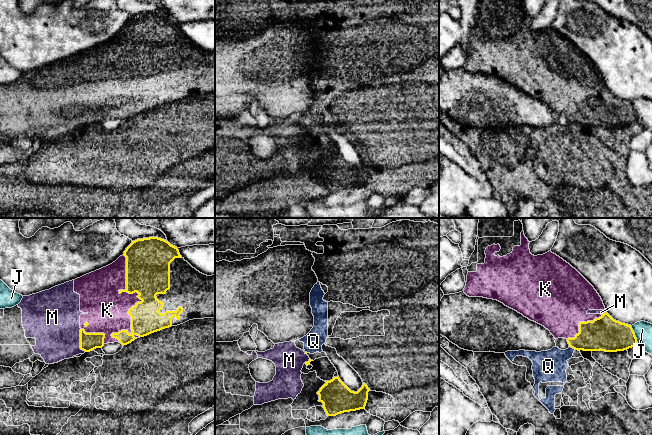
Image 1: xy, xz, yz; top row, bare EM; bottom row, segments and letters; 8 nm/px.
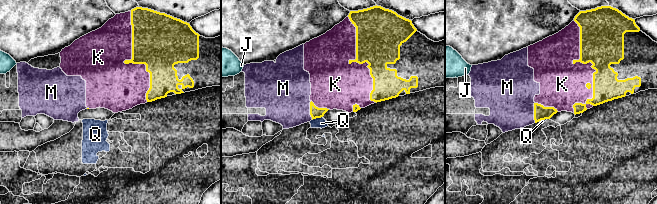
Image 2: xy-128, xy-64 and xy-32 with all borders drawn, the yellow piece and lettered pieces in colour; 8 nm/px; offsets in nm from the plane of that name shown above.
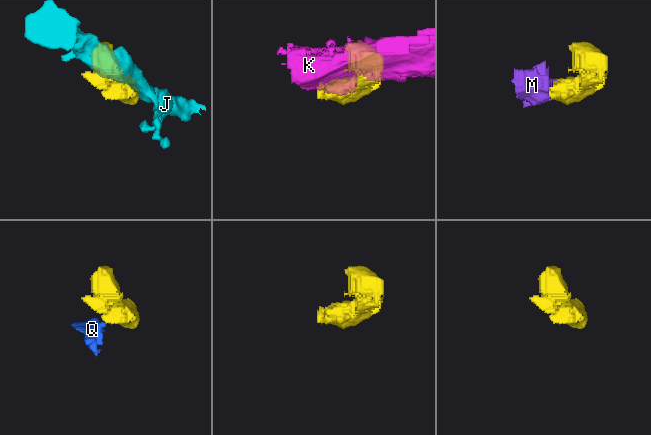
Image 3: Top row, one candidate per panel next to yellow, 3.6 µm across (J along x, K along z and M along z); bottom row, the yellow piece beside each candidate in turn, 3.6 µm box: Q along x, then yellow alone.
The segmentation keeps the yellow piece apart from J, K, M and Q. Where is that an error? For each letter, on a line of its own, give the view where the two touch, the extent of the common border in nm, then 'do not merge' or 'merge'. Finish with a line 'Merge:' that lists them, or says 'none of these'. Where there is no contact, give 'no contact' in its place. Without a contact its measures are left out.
J: meets yellow in yz; contact 150 nm long; do not merge
K: meets yellow in xy; contact 700 nm long; merge
M: meets yellow in xy; contact 200 nm long; merge
Q: meets yellow in yz; contact 60 nm long; do not merge
Merge: K, M

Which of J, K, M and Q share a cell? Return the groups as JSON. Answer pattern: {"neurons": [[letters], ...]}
{"neurons": [["J"], ["K", "M"], ["Q"]]}

